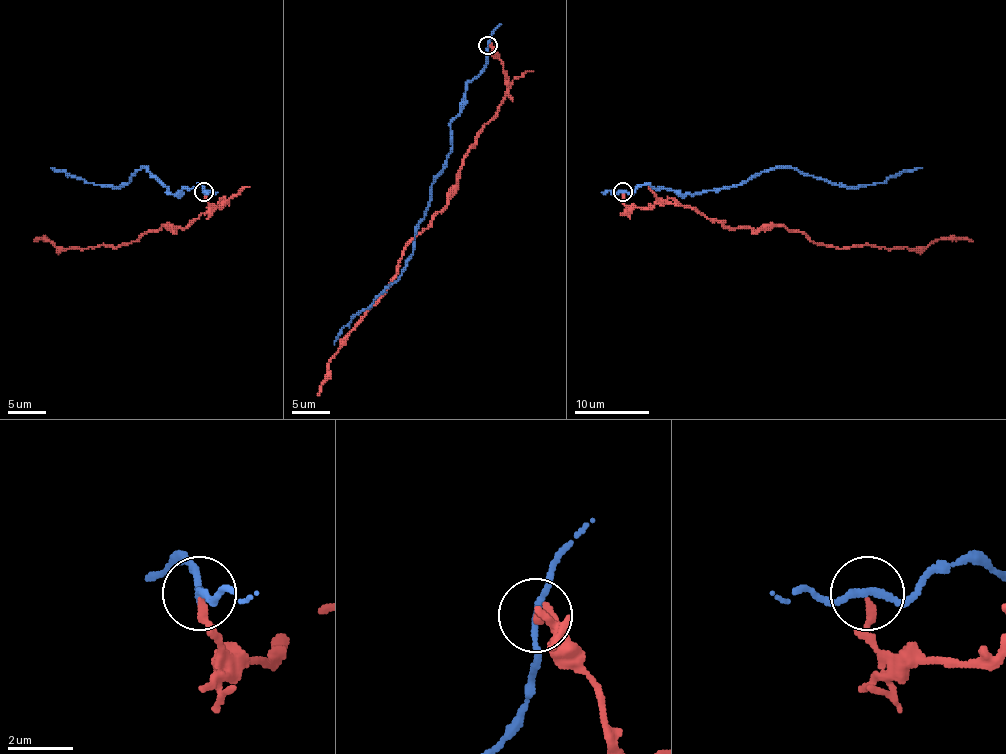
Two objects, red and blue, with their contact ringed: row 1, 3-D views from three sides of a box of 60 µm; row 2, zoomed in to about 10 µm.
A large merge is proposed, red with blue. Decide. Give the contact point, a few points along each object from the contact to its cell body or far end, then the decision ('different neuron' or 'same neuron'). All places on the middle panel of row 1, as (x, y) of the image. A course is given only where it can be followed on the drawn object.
at (487, 45); red runs (488, 45), (501, 61), (505, 99), (467, 153), (456, 191), (409, 243), (387, 292), (330, 359), (317, 395); blue runs (488, 45), (484, 69), (467, 84), (452, 121), (452, 150), (432, 185), (405, 269), (334, 344); different neuron

